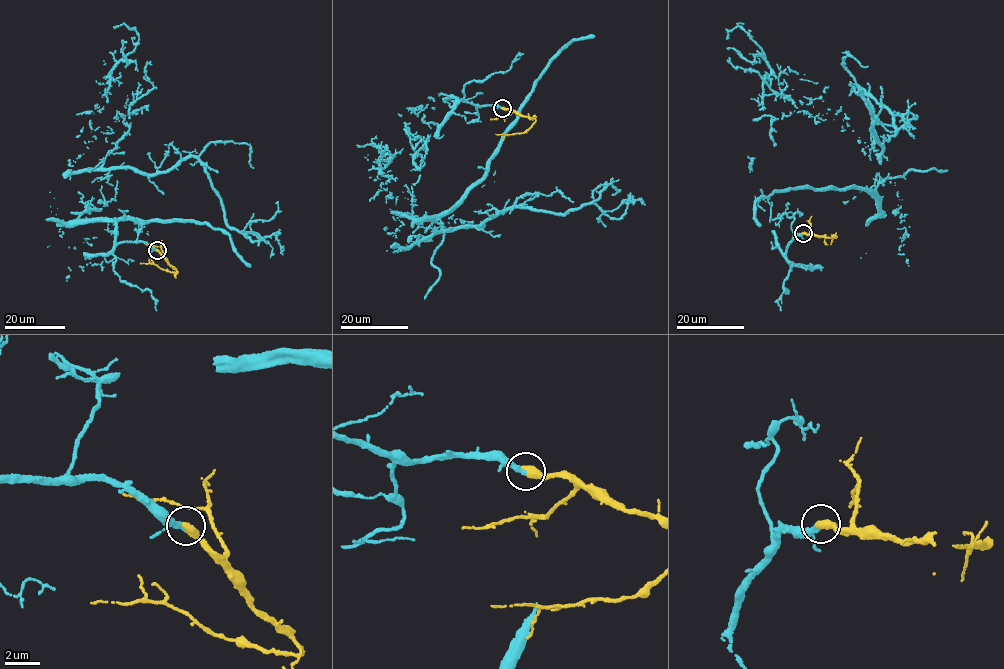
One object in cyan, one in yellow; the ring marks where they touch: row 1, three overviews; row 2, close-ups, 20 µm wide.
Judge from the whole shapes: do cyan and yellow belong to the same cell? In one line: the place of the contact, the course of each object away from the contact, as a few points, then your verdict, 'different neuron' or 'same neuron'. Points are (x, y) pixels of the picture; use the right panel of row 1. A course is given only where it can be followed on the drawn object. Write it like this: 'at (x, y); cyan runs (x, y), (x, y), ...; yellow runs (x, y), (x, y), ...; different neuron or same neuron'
at (803, 233); cyan runs (803, 233), (815, 190), (877, 204), (882, 147), (790, 70), (790, 115), (749, 167), (771, 215), (789, 204); yellow runs (803, 233), (836, 237), (833, 237), (830, 244); same neuron

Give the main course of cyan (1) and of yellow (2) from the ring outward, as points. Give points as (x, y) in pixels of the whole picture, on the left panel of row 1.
1: (157, 250), (141, 224), (167, 220), (80, 219), (109, 171), (71, 171), (140, 91), (98, 181), (116, 201)
2: (157, 250), (167, 258), (176, 273), (153, 264), (140, 263)

